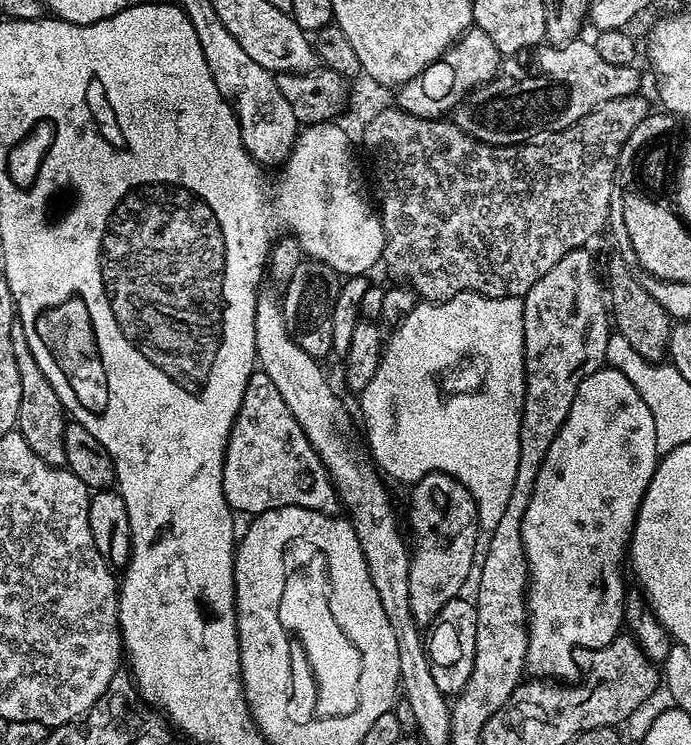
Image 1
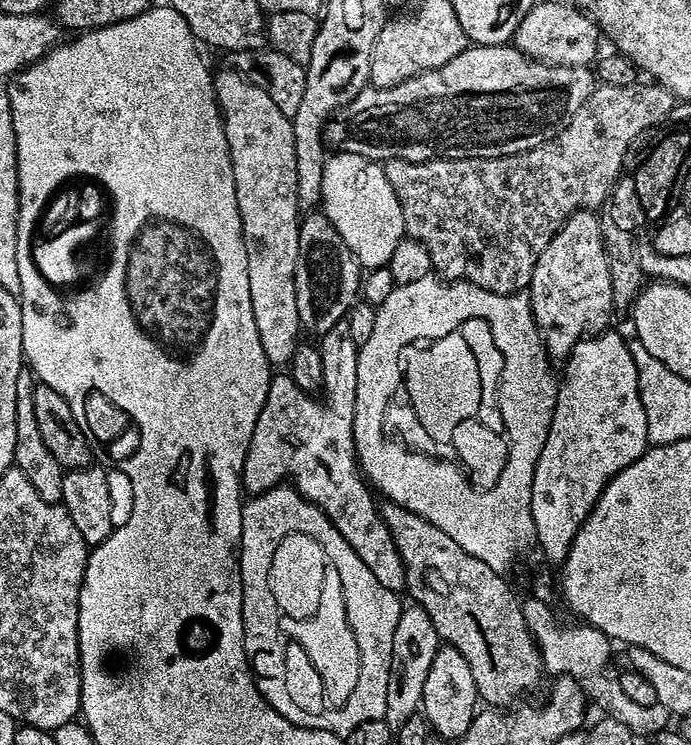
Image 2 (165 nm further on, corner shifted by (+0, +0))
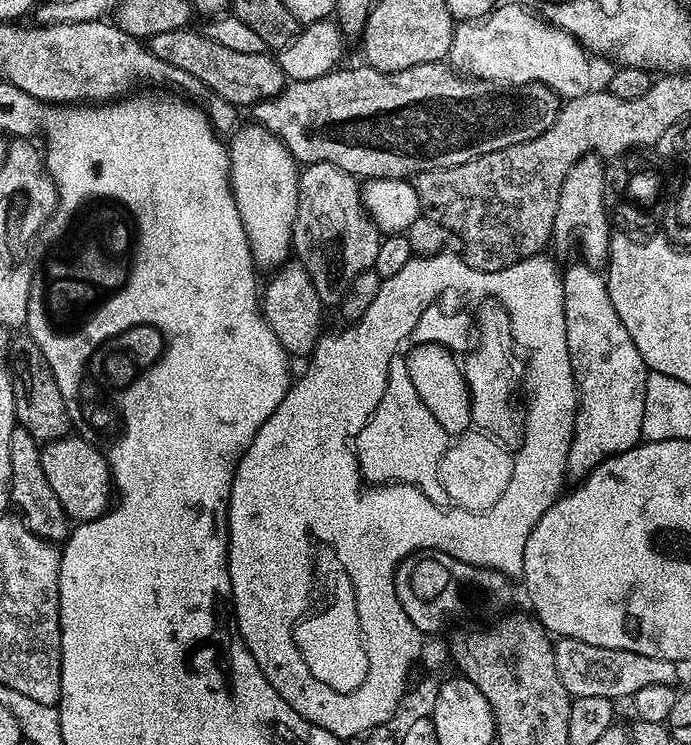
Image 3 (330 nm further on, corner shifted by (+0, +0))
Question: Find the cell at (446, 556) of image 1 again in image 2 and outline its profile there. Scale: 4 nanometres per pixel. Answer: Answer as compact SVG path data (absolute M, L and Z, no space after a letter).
M419 606L405 607L398 618L398 626L394 626L394 650L390 662L390 678L386 682L386 714L384 719L398 729L407 721L414 706L408 699L418 698L426 686L426 677L430 674L430 662L434 662L434 654L442 643L438 630L434 630L434 622L430 622L430 614Z

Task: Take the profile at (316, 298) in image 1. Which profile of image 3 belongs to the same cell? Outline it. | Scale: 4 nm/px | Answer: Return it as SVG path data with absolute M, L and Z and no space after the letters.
M330 162L300 168L298 214L292 227L292 252L310 274L321 304L339 305L358 274L375 269L382 233L364 209L362 184L357 177Z

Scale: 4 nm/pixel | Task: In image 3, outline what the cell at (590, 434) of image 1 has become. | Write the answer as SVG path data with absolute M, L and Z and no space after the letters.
M587 262L572 264L563 269L562 294L564 295L564 313L566 314L566 346L570 350L570 366L576 379L576 421L574 438L570 442L567 475L583 478L593 472L604 460L635 448L642 440L642 414L646 410L646 378L650 369L644 365L634 338L626 334L618 310L610 302L608 281L600 276L595 267Z

